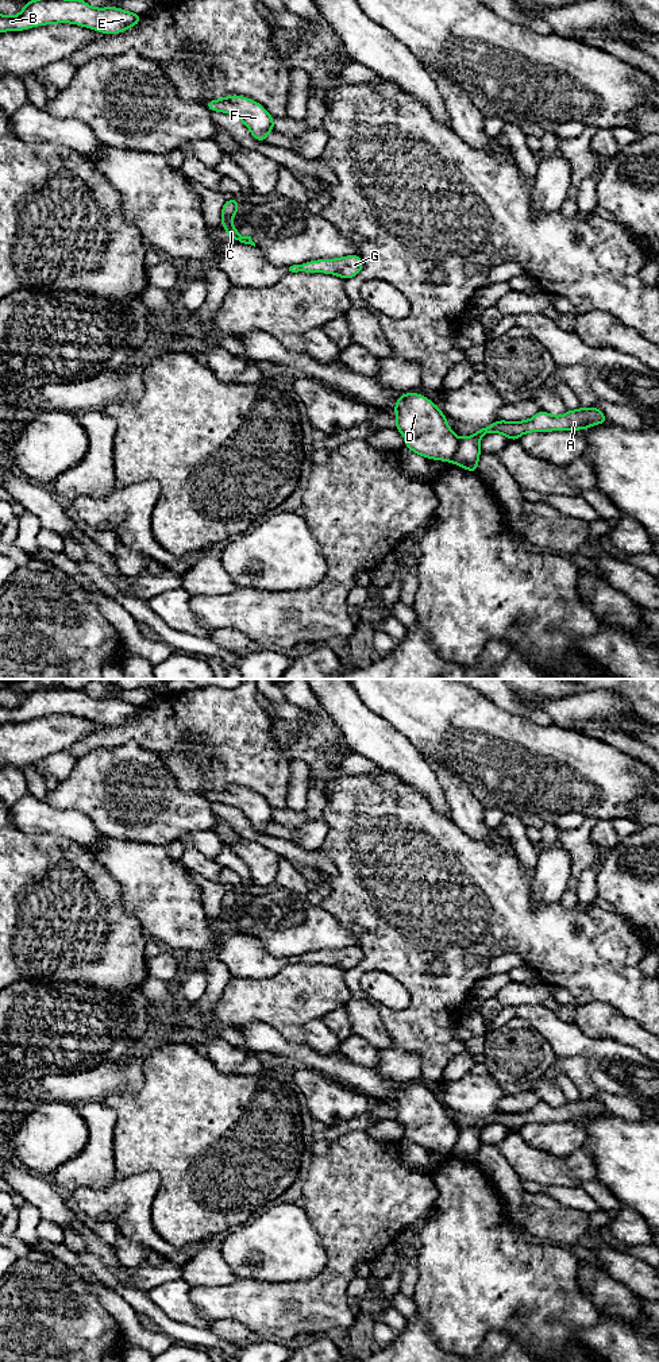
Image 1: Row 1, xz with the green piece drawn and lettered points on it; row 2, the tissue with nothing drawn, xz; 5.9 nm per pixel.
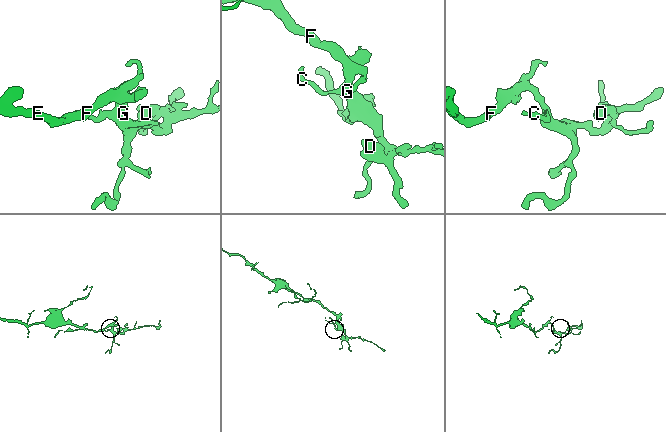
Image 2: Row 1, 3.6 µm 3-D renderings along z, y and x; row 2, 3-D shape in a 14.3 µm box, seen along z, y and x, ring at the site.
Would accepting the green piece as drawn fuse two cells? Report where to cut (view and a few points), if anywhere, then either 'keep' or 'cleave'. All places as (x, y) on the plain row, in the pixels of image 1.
xz (459, 1130), (457, 1143), (451, 1152) | cleave

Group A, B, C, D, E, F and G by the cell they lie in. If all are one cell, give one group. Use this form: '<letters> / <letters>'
A B C E F G / D

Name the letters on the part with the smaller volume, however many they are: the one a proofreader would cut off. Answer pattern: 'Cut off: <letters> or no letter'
Cut off: D

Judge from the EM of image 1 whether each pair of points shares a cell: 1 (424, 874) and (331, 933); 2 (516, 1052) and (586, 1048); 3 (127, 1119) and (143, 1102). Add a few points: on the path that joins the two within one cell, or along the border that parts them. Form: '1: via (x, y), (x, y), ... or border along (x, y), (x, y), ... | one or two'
1: border along (319, 905), (343, 923), (359, 942) | two
2: border along (531, 1025), (557, 1056) | two
3: via (131, 1115), (141, 1106) | one

